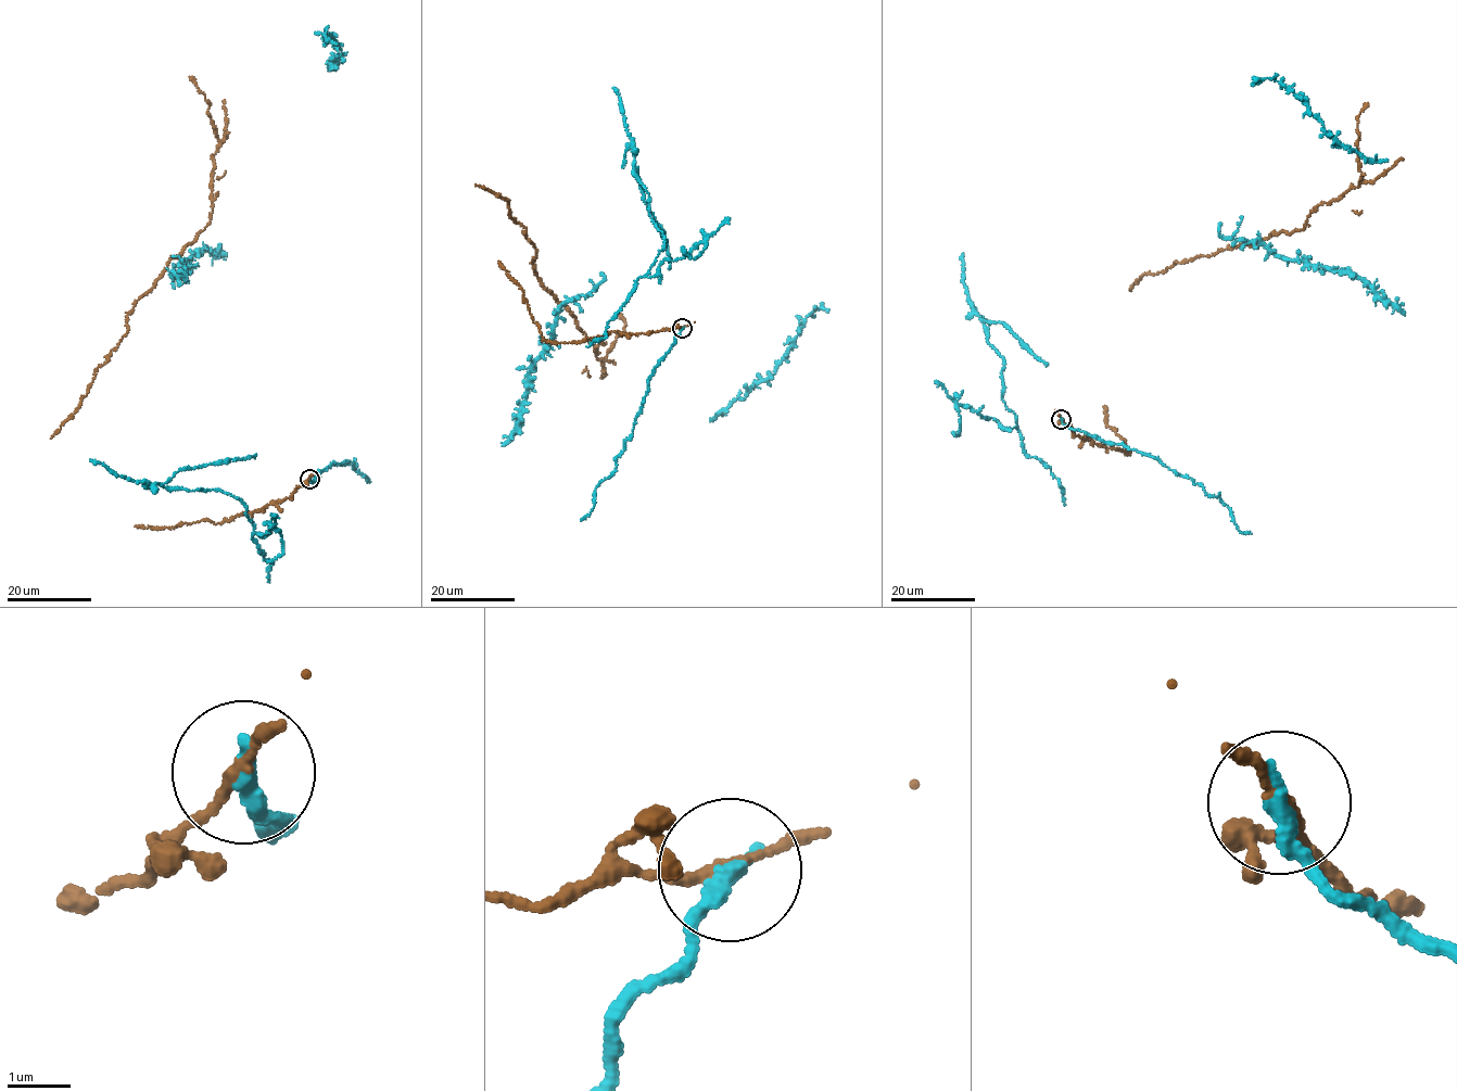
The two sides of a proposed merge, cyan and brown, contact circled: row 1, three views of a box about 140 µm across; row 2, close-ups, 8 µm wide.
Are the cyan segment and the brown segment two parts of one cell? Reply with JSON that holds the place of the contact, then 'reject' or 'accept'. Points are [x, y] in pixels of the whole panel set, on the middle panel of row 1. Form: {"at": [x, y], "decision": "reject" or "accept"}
{"at": [682, 328], "decision": "reject"}

